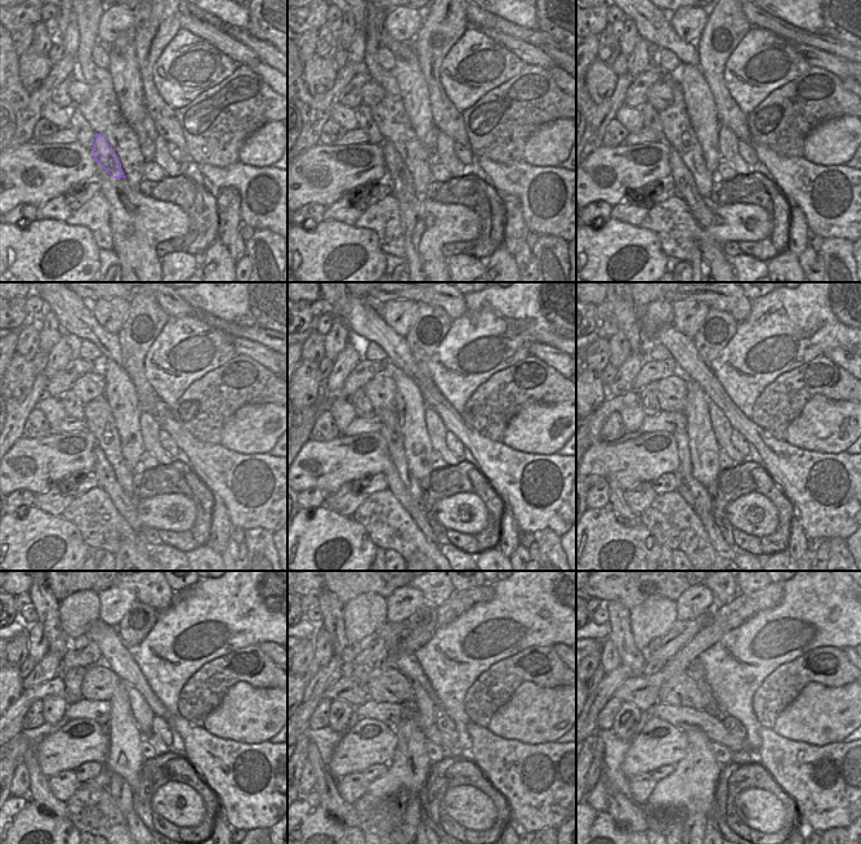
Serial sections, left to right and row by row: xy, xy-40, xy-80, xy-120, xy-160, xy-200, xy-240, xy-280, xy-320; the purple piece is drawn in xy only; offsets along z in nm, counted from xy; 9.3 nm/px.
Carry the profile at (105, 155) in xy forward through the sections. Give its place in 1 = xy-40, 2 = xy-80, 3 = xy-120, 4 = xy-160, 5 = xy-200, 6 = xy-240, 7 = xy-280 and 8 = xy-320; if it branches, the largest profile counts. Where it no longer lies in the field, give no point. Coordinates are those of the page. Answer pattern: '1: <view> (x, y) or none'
1: xy-40 (398, 177)
2: xy-80 (681, 177)
3: xy-120 (125, 504)
4: xy-160 (415, 509)
5: xy-200 (715, 537)
6: xy-240 (137, 829)
7: xy-280 (424, 833)
8: xy-320 (712, 833)

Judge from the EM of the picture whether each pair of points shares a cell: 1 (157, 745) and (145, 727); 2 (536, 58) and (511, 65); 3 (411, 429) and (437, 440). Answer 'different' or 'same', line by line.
1: same
2: different
3: different

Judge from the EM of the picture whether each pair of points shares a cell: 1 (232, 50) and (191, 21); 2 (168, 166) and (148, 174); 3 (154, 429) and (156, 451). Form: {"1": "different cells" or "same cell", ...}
{"1": "same cell", "2": "different cells", "3": "same cell"}

